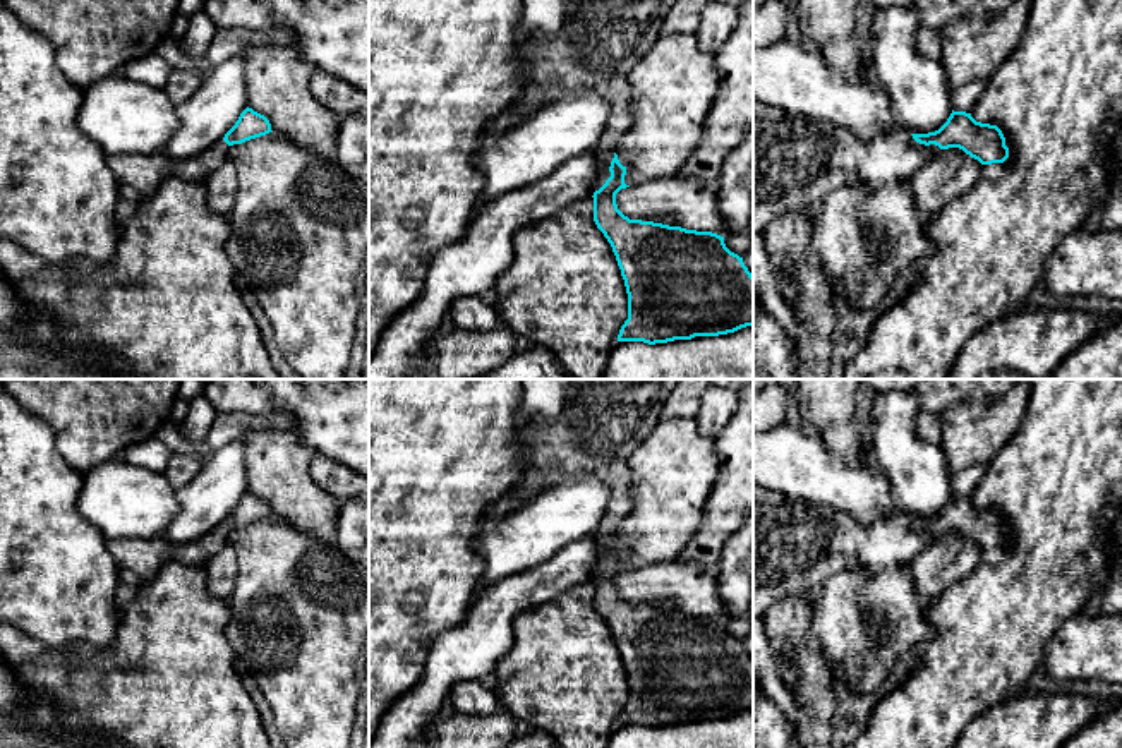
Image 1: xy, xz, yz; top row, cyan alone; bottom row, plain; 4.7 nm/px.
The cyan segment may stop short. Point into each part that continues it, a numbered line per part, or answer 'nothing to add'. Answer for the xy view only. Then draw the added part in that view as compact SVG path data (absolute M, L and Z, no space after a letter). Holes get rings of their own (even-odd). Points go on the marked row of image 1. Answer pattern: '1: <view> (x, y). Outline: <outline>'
1: xy (196, 168). Outline: M218 141L197 156L168 160L172 175L192 182L206 180L228 160L228 149L230 146L225 141Z

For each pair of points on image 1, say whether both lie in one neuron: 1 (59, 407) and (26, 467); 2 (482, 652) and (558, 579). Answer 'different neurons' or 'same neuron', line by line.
1: different neurons
2: same neuron

